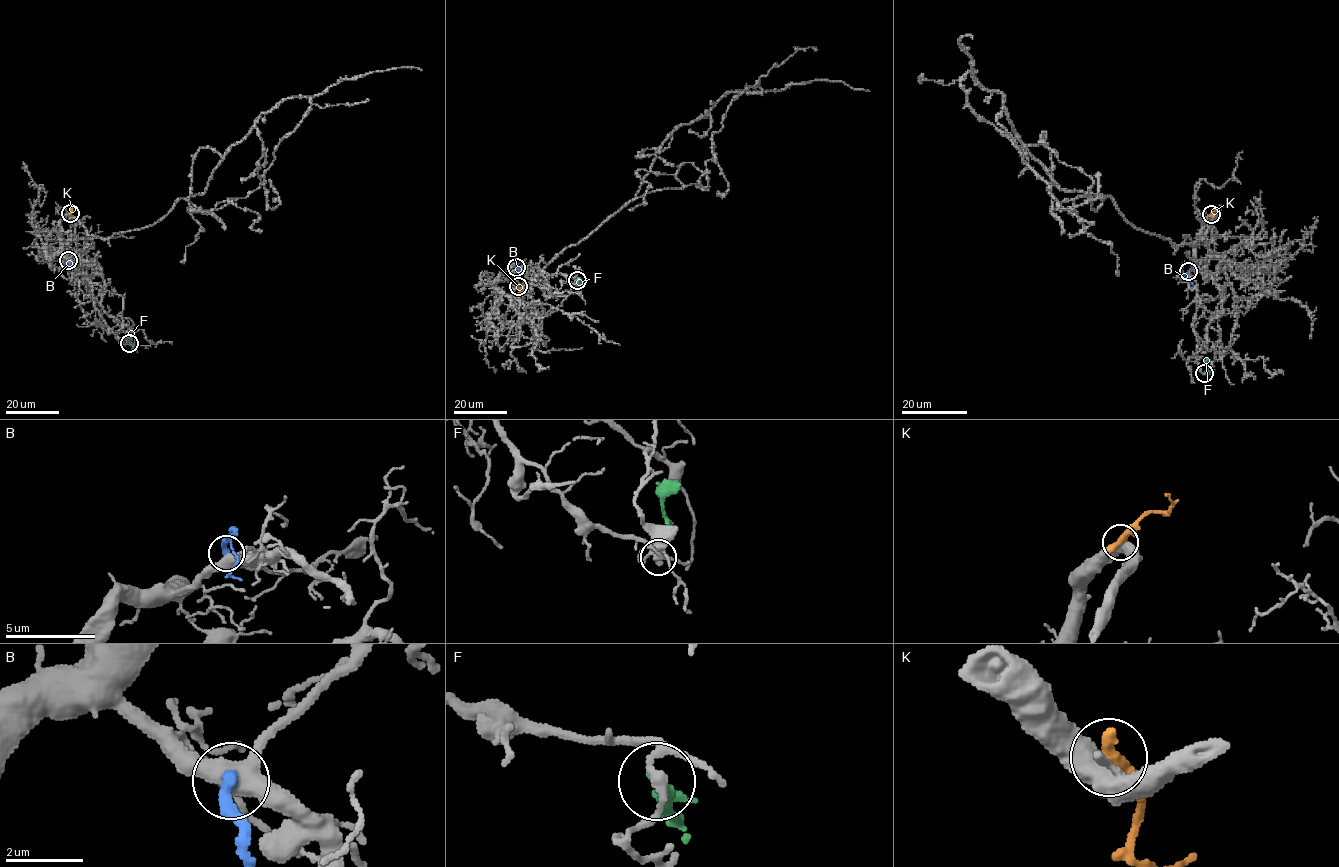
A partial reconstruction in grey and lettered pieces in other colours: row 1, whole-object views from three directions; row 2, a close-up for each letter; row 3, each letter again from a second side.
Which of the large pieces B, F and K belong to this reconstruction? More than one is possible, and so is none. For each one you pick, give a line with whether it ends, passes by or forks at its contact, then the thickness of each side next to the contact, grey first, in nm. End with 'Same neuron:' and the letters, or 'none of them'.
F: It ends there. Thickness 180 nm (grey) against 180 nm
Same neuron: F

